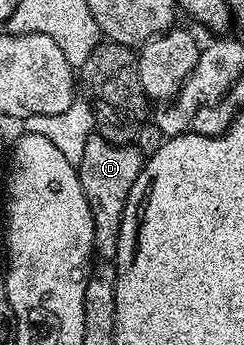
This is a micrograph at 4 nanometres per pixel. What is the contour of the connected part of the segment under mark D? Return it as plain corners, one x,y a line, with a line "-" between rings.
94,134
86,142
82,162
78,166
82,190
88,203
92,205
92,222
96,233
92,239
95,255
101,261
115,261
118,254
118,234
122,214
126,210
126,198
144,168
145,153
140,153
132,144
112,144
99,134

